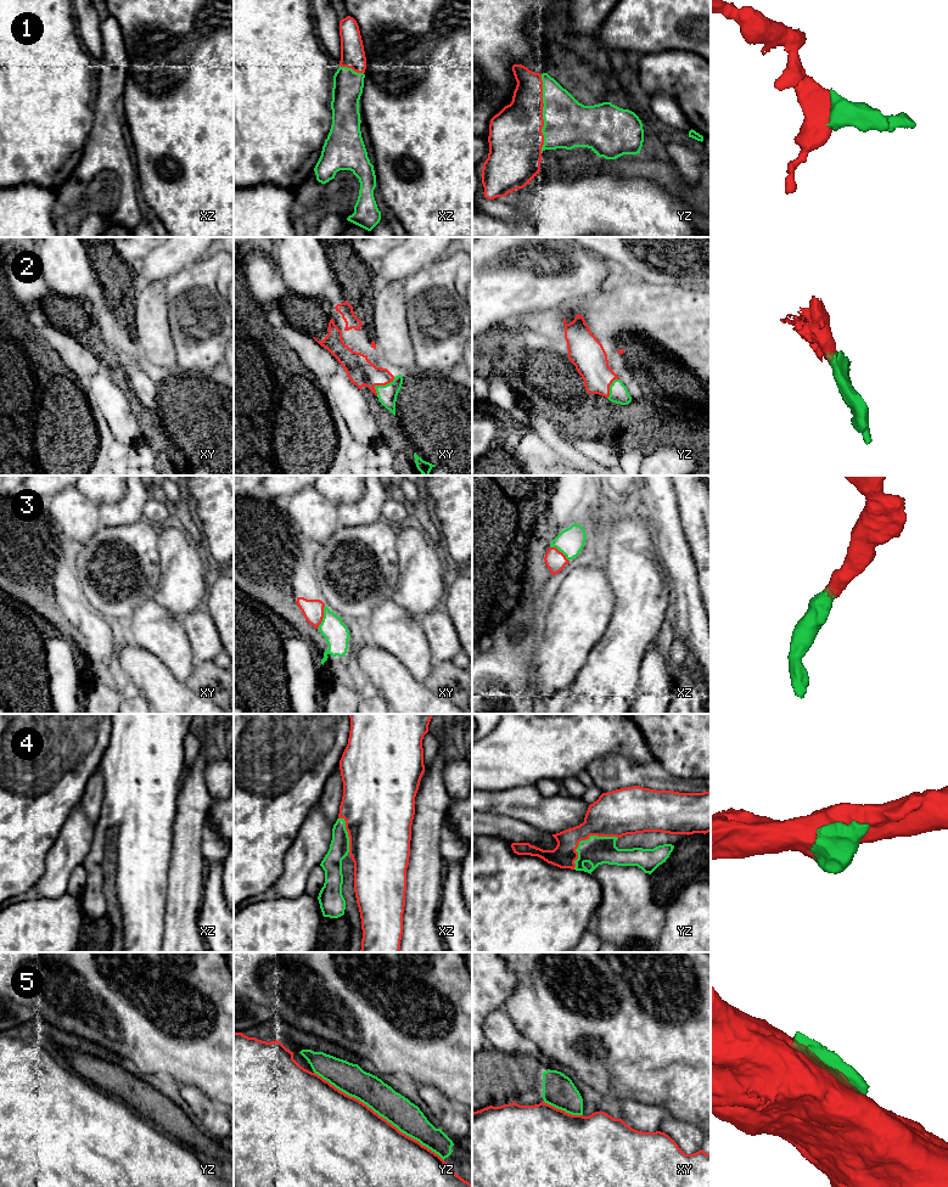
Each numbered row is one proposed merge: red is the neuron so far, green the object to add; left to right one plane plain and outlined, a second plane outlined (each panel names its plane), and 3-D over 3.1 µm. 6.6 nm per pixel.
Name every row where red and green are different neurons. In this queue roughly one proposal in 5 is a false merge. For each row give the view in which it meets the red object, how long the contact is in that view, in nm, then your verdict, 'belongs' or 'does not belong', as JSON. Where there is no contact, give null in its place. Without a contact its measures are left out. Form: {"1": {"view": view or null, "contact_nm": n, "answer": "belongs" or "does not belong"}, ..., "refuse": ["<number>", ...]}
{"1": {"view": "yz", "contact_nm": 500, "answer": "belongs"}, "2": {"view": "xy", "contact_nm": 180, "answer": "belongs"}, "3": {"view": "xy", "contact_nm": 160, "answer": "belongs"}, "4": {"view": "yz", "contact_nm": 360, "answer": "belongs"}, "5": {"view": "yz", "contact_nm": 1050, "answer": "does not belong"}, "refuse": ["5"]}

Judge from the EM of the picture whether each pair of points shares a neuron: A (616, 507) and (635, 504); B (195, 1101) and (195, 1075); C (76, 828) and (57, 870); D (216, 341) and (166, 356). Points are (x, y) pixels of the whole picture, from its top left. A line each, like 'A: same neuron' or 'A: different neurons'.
A: same neuron
B: different neurons
C: same neuron
D: different neurons

